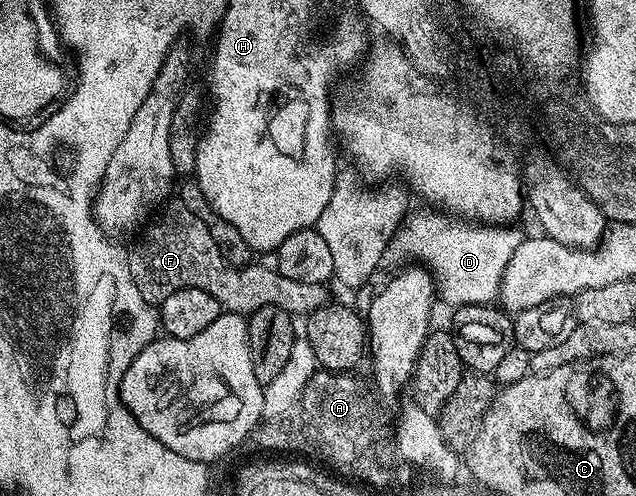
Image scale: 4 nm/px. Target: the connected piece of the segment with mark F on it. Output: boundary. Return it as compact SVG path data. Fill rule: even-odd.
M181 203L173 204L167 204L153 218L155 221L141 230L143 233L138 246L128 253L134 282L140 287L140 295L144 295L150 305L161 306L172 291L185 289L208 291L212 299L222 304L225 312L243 315L255 313L260 307L276 307L291 315L309 315L327 304L326 285L300 283L297 279L288 279L288 275L280 275L277 268L265 269L259 263L241 267L228 263L228 259L220 255L220 247L216 247L212 240L212 231L208 231L205 216L188 211L188 207Z

